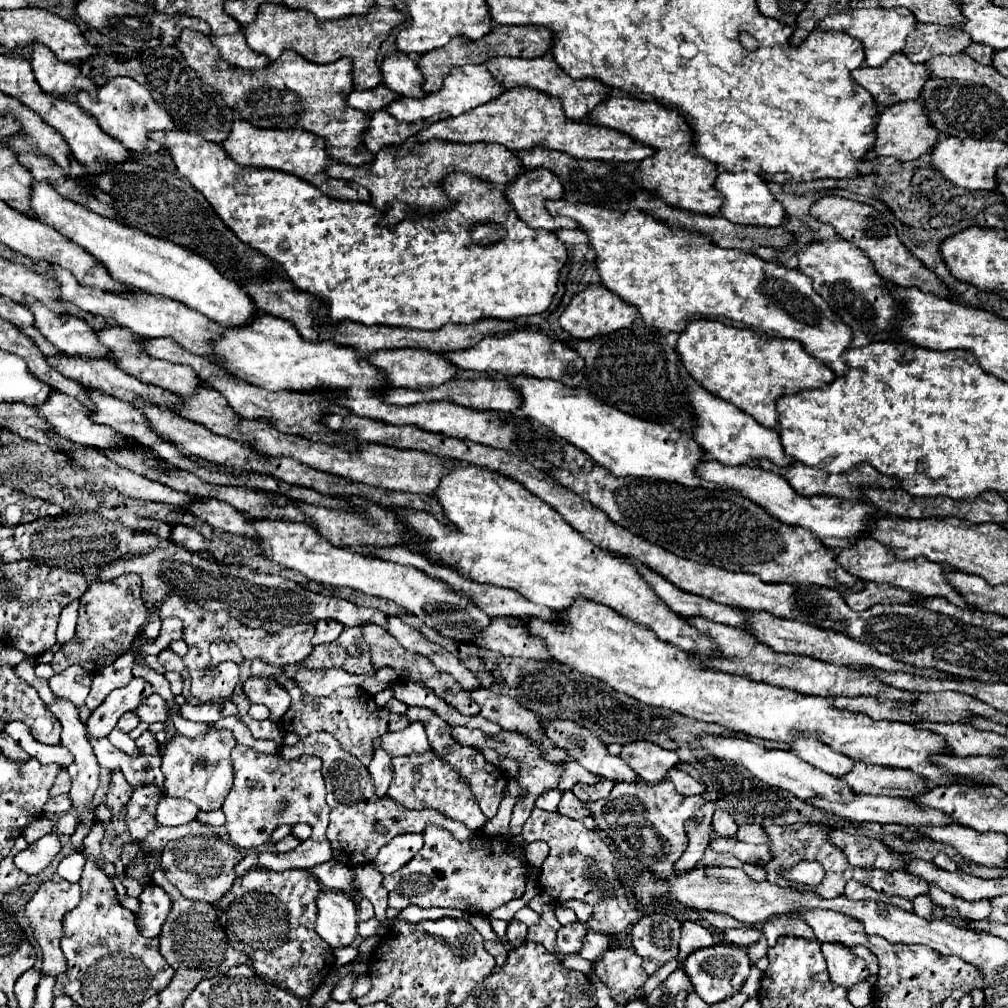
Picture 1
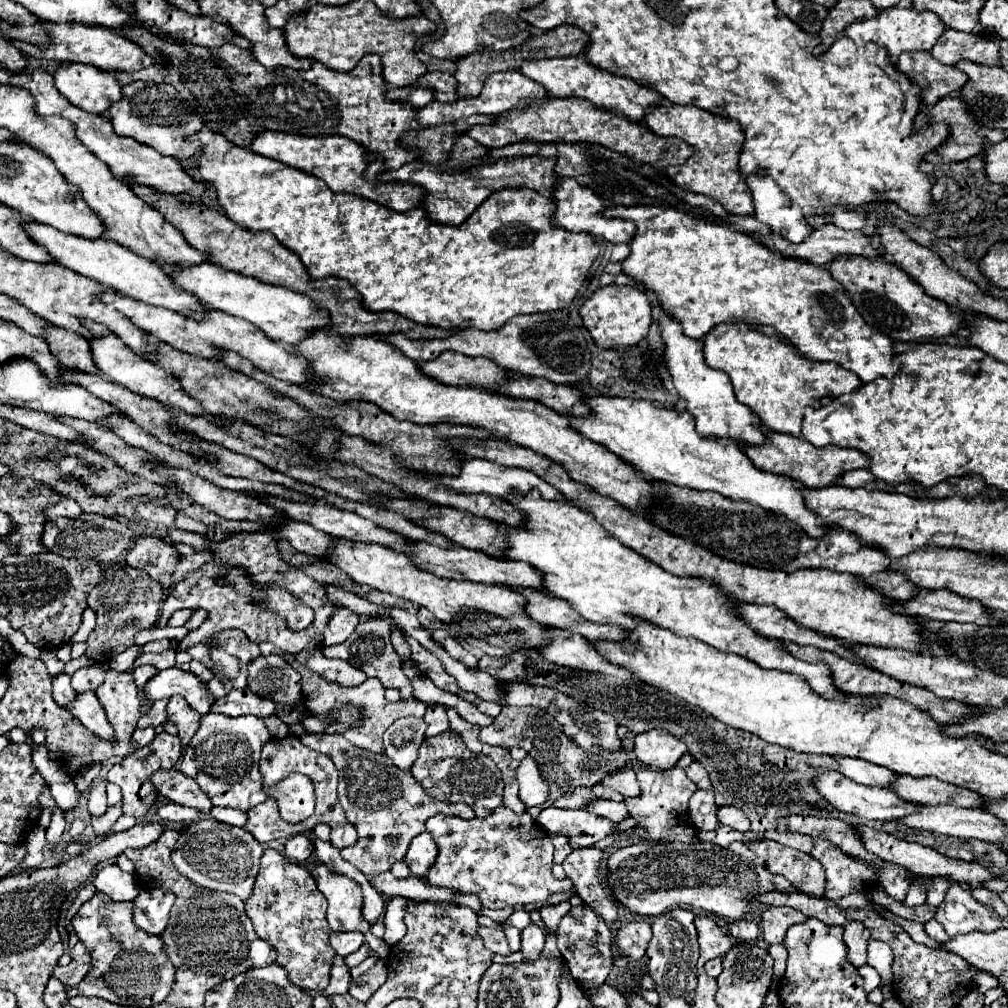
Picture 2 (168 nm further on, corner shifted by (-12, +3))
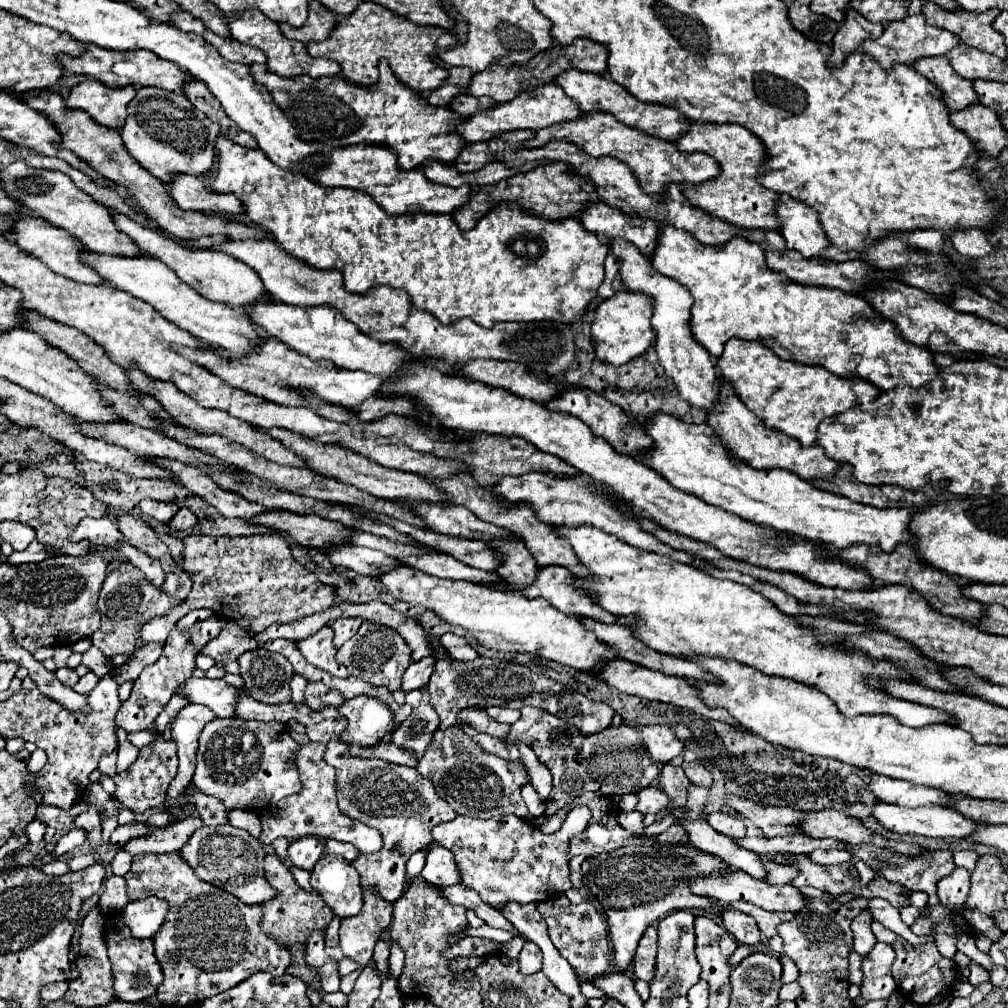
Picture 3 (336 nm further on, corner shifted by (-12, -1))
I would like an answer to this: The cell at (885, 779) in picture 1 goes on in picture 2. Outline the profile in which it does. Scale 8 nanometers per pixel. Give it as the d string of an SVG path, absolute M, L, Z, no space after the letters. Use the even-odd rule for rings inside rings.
M900 775L892 791L896 791L902 799L920 805L954 805L966 809L986 807L986 799L976 795L976 791L956 787L940 779L908 779L908 775Z

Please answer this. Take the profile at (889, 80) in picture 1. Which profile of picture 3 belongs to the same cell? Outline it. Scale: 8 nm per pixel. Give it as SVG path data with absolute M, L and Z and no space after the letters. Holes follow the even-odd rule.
M932 57L932 59L918 59L912 65L920 75L930 79L940 91L948 111L958 111L968 107L976 101L976 91L970 79L960 77L946 57Z

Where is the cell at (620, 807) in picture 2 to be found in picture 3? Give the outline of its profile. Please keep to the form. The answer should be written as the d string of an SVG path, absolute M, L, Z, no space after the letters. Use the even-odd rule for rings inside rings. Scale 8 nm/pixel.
M620 811L616 815L616 819L620 819L620 827L624 827L626 831L632 831L632 833L640 833L642 831L642 817L638 811Z

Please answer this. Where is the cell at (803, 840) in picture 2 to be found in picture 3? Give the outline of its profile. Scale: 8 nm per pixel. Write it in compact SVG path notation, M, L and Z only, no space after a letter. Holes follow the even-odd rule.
M816 849L808 857L814 863L822 863L822 865L840 865L840 863L848 861L848 853L846 851L836 851L836 849L832 849L832 851L820 851L820 849Z

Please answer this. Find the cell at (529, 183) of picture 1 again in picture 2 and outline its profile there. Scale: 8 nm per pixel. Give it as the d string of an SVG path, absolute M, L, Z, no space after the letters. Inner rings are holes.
M568 177L560 179L560 183L554 189L554 203L556 203L554 223L562 229L568 229L572 233L586 231L586 233L592 233L596 239L608 241L608 243L630 243L630 239L634 237L636 225L632 221L604 217L602 211L608 209L608 205L590 187L582 187L574 179L568 179Z

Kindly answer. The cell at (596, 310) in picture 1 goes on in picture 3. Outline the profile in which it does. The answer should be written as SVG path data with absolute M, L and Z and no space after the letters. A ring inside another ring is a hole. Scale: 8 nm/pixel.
M618 291L614 297L604 299L596 307L594 321L592 321L592 345L596 357L610 365L624 365L630 359L642 355L654 341L650 317L652 317L652 301L648 295Z

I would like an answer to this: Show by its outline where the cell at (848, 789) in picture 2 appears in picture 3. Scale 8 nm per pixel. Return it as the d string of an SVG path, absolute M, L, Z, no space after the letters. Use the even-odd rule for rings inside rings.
M878 801L872 805L872 817L884 825L886 829L894 831L894 833L908 833L908 835L924 835L924 837L968 837L974 827L976 821L966 819L964 815L960 815L958 811L950 809L950 807L900 807L900 805L892 805L892 803L884 803Z

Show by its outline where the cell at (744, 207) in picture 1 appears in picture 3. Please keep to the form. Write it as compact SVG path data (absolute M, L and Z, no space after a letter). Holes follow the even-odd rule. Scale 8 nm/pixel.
M778 199L776 219L780 223L778 233L786 239L786 247L798 251L806 259L820 255L822 249L830 245L818 223L818 213L798 199Z

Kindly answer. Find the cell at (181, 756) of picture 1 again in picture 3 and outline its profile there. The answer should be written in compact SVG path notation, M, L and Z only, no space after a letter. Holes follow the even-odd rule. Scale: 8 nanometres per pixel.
M238 717L230 719L214 719L210 721L202 735L200 735L200 747L196 753L196 771L192 777L192 783L196 789L200 789L206 795L218 797L224 807L228 809L246 809L246 811L260 811L270 803L278 803L280 799L300 793L300 779L298 771L290 767L288 759L298 749L298 743L292 741L288 727L280 721L244 721Z

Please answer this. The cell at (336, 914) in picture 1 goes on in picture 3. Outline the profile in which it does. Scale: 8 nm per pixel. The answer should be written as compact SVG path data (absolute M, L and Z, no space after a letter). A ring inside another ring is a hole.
M324 855L310 871L310 885L322 895L336 917L352 917L362 909L360 875L356 869L336 855Z

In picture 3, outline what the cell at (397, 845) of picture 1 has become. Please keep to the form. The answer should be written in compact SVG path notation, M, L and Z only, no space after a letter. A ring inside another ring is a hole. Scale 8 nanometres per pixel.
M432 843L426 849L426 863L424 863L424 869L422 869L420 877L426 883L436 885L436 887L456 885L460 881L460 875L458 875L452 853L438 843Z

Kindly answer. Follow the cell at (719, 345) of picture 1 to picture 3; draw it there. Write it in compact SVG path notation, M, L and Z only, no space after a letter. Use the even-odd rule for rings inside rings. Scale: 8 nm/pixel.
M730 339L724 345L724 353L718 357L716 367L720 377L736 391L738 399L758 415L768 429L782 431L804 447L814 445L814 431L820 421L848 411L854 405L868 403L880 393L878 387L864 379L852 381L838 377L824 367L784 361L758 341Z

